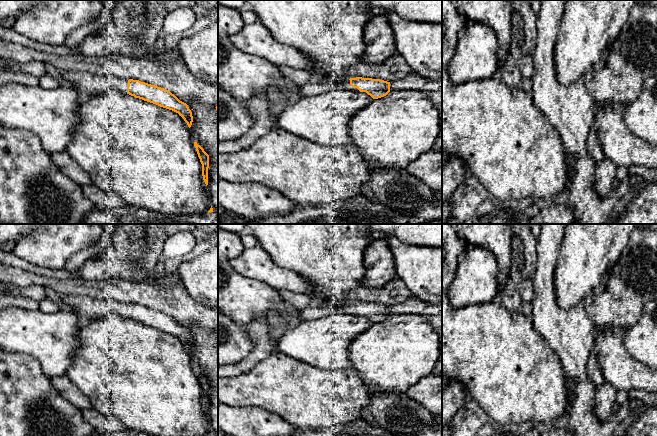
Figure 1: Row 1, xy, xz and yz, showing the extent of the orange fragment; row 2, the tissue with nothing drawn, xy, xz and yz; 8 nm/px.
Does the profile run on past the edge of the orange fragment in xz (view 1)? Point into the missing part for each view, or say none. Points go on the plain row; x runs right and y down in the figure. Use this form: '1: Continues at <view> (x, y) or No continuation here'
1: Continues at xz (345, 309)

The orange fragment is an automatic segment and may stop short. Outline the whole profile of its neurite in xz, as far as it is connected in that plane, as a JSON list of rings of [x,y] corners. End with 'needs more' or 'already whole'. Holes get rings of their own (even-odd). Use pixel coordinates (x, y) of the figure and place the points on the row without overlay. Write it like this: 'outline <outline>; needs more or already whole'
outline [[[356,301],[341,306],[339,313],[366,316],[373,323],[378,323],[390,316],[390,306],[380,303]]]; needs more

